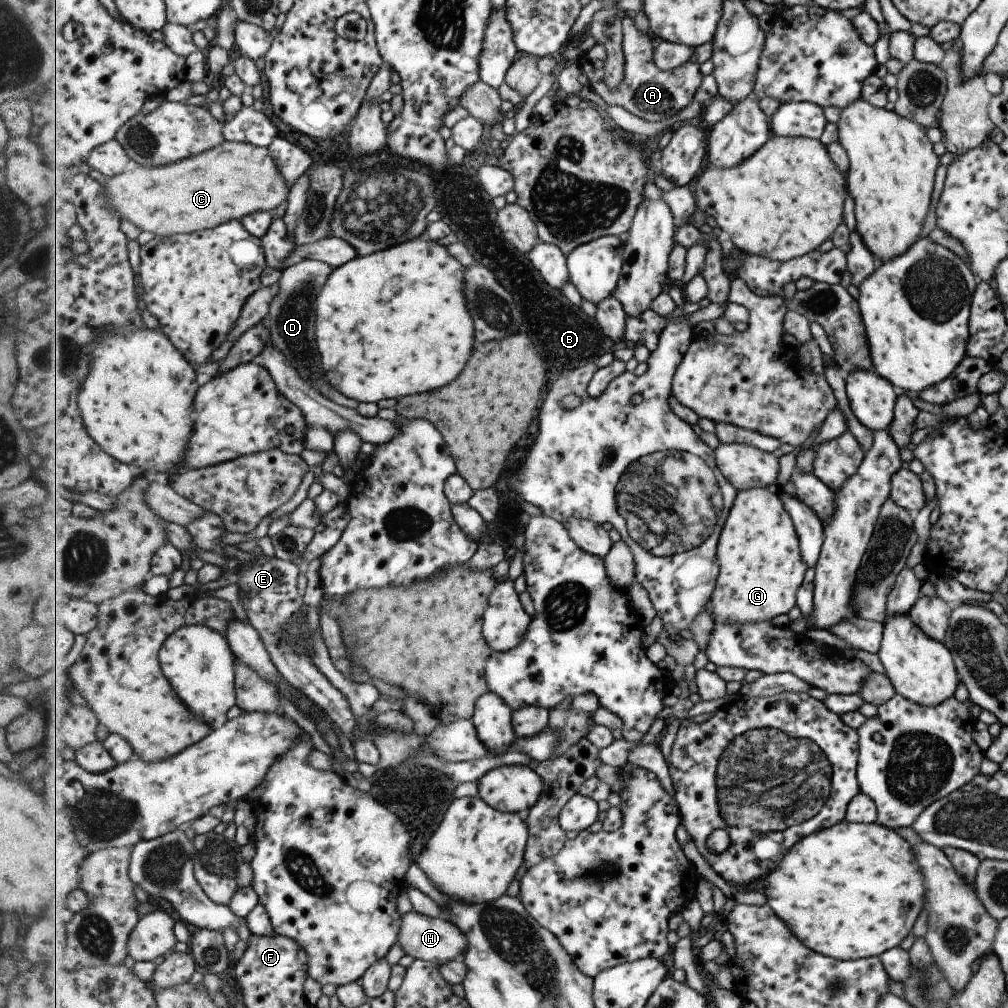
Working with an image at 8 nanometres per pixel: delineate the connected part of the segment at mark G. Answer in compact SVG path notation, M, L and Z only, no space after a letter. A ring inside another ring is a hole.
M760 486L752 490L739 491L721 536L718 556L721 575L718 588L707 606L716 622L746 624L771 621L780 614L788 614L794 606L798 606L798 595L805 584L810 566L801 549L801 535L797 524L789 509L785 507L779 489Z

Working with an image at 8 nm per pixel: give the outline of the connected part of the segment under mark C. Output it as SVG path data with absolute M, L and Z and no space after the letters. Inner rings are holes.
M226 141L221 147L213 148L212 151L203 152L198 156L191 156L189 159L166 165L165 167L147 167L140 164L135 164L130 171L126 171L117 177L111 179L110 183L105 186L107 188L107 197L109 201L117 206L117 211L121 214L123 219L128 219L142 231L151 231L155 235L181 235L184 233L193 233L198 231L208 231L208 228L218 228L220 224L224 222L230 222L230 220L244 219L244 216L249 217L250 214L256 215L259 212L276 210L280 208L286 200L289 200L293 188L289 183L289 180L285 177L282 172L281 166L277 163L273 152L270 147L261 147L252 143L243 143L238 141Z

